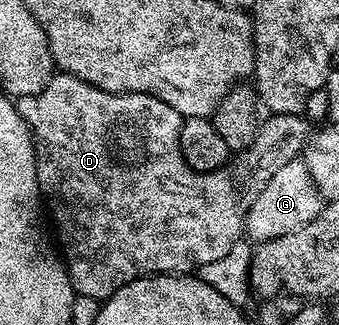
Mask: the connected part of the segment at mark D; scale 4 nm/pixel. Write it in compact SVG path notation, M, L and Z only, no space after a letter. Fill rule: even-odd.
M58 72L44 86L44 90L40 90L35 96L19 96L16 103L18 112L30 128L30 135L34 137L38 190L42 193L48 216L54 219L54 228L58 231L57 243L60 245L60 255L65 263L66 272L70 276L70 284L78 296L87 296L99 302L107 300L116 290L120 290L128 282L141 277L155 274L190 274L208 262L216 262L216 258L224 258L224 254L228 254L228 250L232 250L232 246L243 239L246 215L248 210L252 210L252 202L256 202L256 194L260 194L260 190L268 186L272 174L276 174L280 166L285 166L286 163L301 157L308 139L307 133L302 133L305 128L308 128L305 119L298 116L281 117L277 114L270 114L267 115L267 120L265 117L259 123L256 138L252 138L252 146L248 146L243 152L231 155L226 164L216 170L197 172L188 166L180 150L180 130L184 117L176 110L172 110L168 102L160 102L160 98L152 98L143 92L100 90L80 78L68 75L67 72Z

